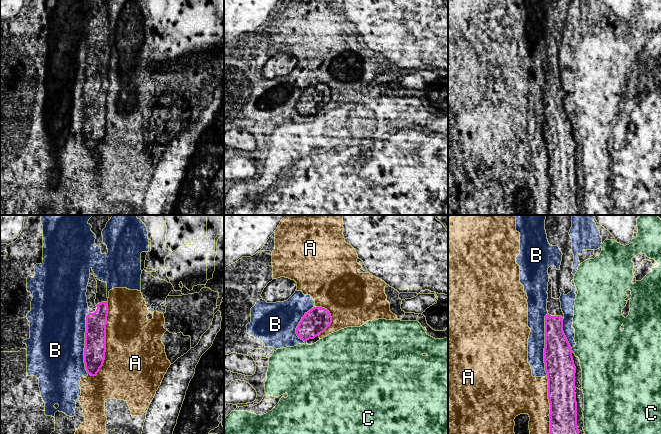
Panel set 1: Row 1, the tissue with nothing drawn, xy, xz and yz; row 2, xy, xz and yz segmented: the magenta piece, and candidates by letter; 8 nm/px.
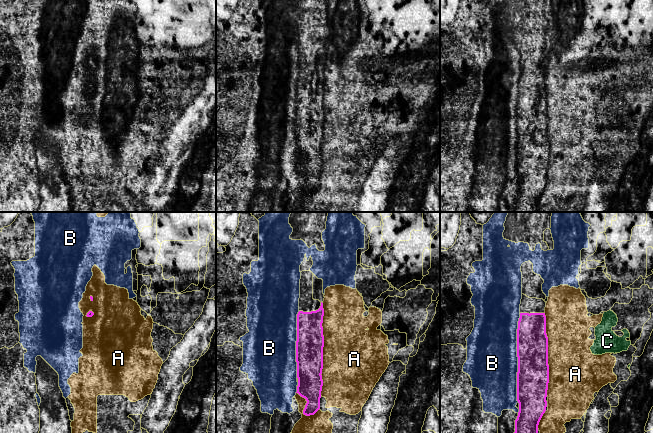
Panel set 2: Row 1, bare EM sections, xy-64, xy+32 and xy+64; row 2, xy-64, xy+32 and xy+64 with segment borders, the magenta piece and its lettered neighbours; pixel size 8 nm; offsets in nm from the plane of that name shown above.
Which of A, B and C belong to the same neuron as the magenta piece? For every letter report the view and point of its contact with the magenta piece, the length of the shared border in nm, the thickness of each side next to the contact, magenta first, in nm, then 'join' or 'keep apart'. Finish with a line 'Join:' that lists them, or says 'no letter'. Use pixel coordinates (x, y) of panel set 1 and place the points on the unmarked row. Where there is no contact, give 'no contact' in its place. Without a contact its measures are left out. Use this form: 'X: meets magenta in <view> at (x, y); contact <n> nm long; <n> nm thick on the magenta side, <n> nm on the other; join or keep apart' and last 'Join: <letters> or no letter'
A: meets magenta in xy at (105, 117); contact 600 nm long; 180 nm thick on the magenta side, 460 nm on the other; keep apart
B: meets magenta in yz at (545, 120); contact 500 nm long; 240 nm thick on the magenta side, 140 nm on the other; keep apart
C: meets magenta in yz at (571, 126); contact 40 nm long; 240 nm thick on the magenta side, 420 nm on the other; keep apart
Join: no letter

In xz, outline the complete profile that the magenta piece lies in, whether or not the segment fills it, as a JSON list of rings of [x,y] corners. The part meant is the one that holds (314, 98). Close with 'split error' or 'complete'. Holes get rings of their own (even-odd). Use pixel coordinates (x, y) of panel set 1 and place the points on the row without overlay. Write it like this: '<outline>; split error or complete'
[[[314,83],[302,93],[296,104],[299,115],[307,117],[323,109],[332,99],[330,88],[322,83]]]; complete

